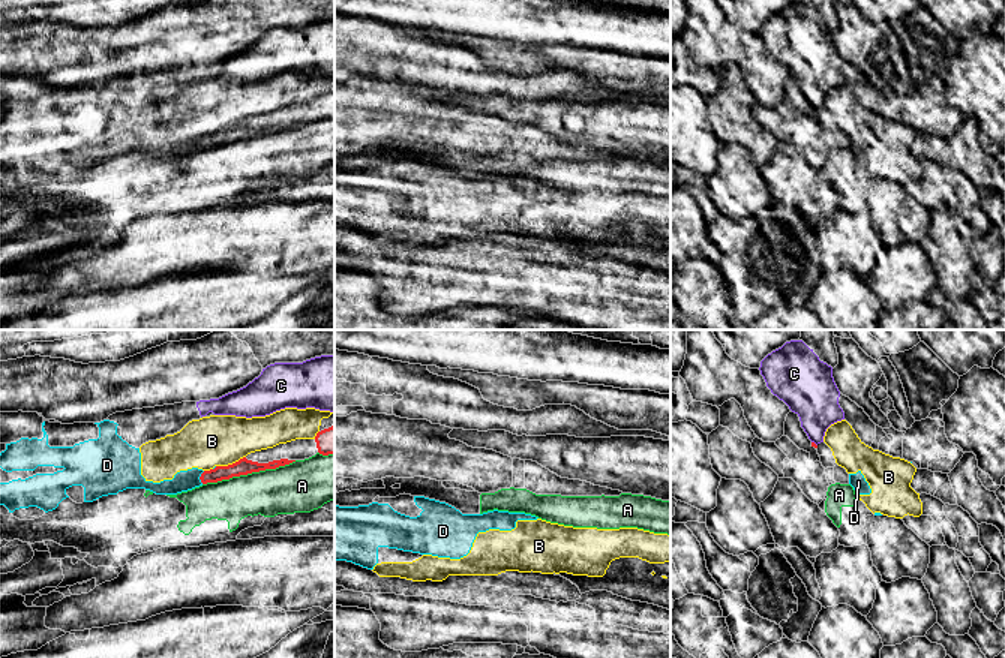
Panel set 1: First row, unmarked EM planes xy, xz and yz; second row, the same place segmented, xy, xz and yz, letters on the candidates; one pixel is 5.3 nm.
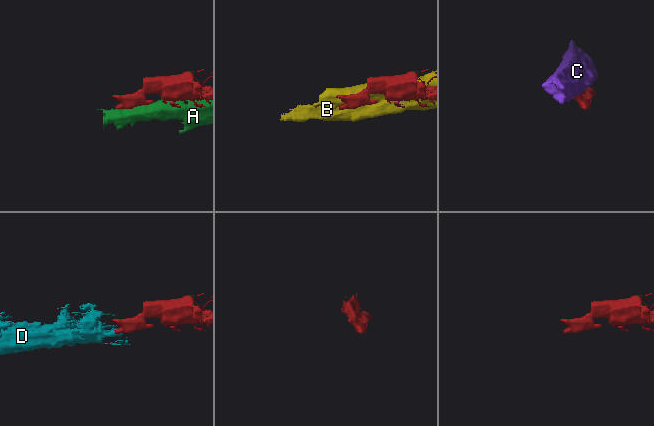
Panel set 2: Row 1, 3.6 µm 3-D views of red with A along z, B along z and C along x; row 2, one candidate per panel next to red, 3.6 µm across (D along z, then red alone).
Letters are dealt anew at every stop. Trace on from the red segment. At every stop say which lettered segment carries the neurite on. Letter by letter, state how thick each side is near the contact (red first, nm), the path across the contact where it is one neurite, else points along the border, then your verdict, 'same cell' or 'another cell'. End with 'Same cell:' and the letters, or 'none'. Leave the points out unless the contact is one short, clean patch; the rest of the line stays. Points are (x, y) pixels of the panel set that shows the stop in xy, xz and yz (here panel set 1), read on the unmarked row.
A: calibres 90 and 260 nm; another cell
B: calibres 90 and 280 nm; another cell
C: calibres 20 and 260 nm; another cell
D: calibres 90 and 110 nm; border xy (204, 135), (200, 141), (201, 147); another cell
Same cell: none

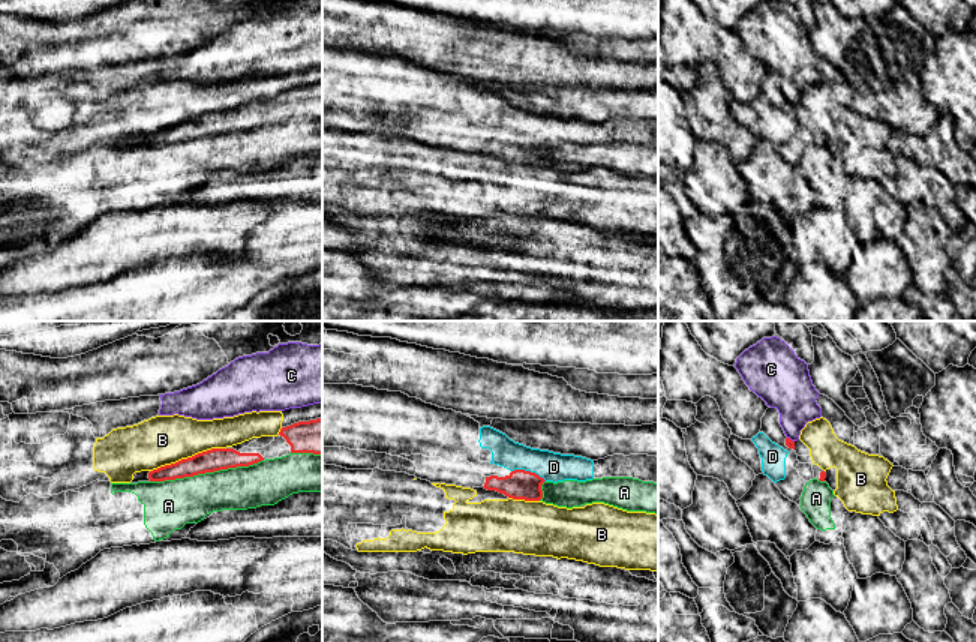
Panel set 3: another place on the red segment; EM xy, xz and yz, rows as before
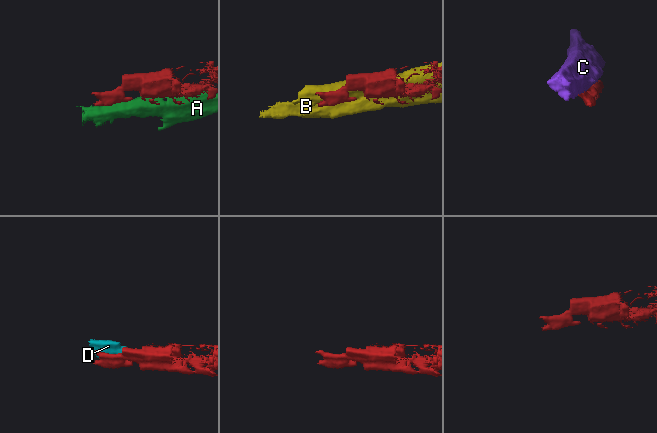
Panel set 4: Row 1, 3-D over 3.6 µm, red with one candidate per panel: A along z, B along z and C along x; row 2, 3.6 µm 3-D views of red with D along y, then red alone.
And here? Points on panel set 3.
A: calibres 120 and 260 nm; another cell
B: calibres 120 and 260 nm; another cell
C: calibres 50 and 240 nm; another cell
D: calibres 160 and 160 nm; same cell
Same cell: D

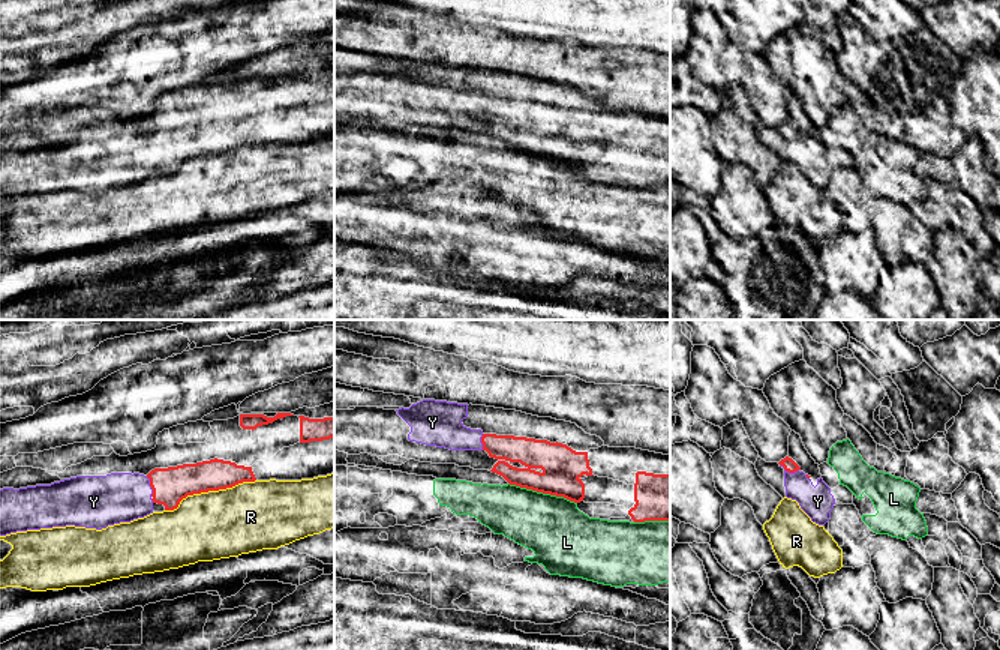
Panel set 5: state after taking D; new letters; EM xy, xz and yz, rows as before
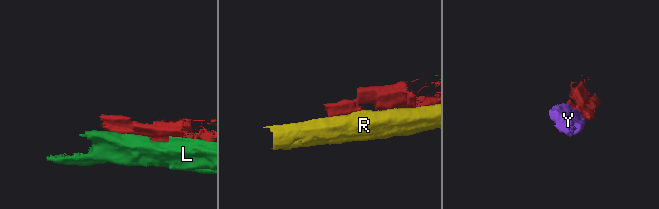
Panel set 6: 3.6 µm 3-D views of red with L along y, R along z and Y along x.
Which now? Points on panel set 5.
L: calibres 220 and 340 nm; another cell
R: calibres 190 and 360 nm; another cell
Y: calibres 190 and 280 nm; way xy (170, 149), (150, 149), (128, 161), (119, 161); same cell
Same cell: Y

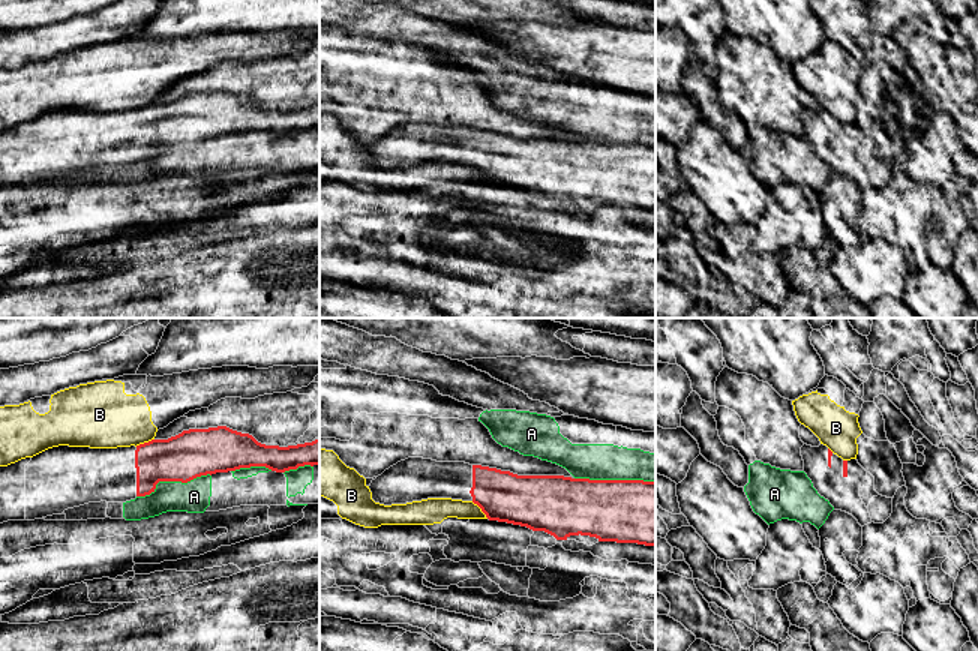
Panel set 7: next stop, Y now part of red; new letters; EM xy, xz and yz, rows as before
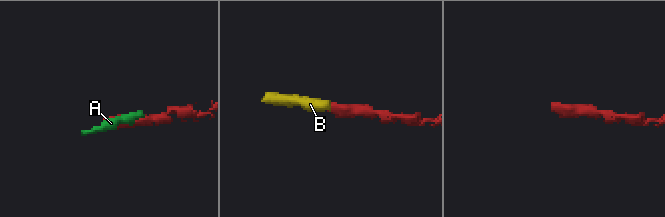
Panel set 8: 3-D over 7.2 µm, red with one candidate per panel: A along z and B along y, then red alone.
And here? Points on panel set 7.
A: calibres 340 and 190 nm; another cell
B: calibres 280 and 140 nm; border xz (471, 165), (488, 182); another cell
Same cell: none

